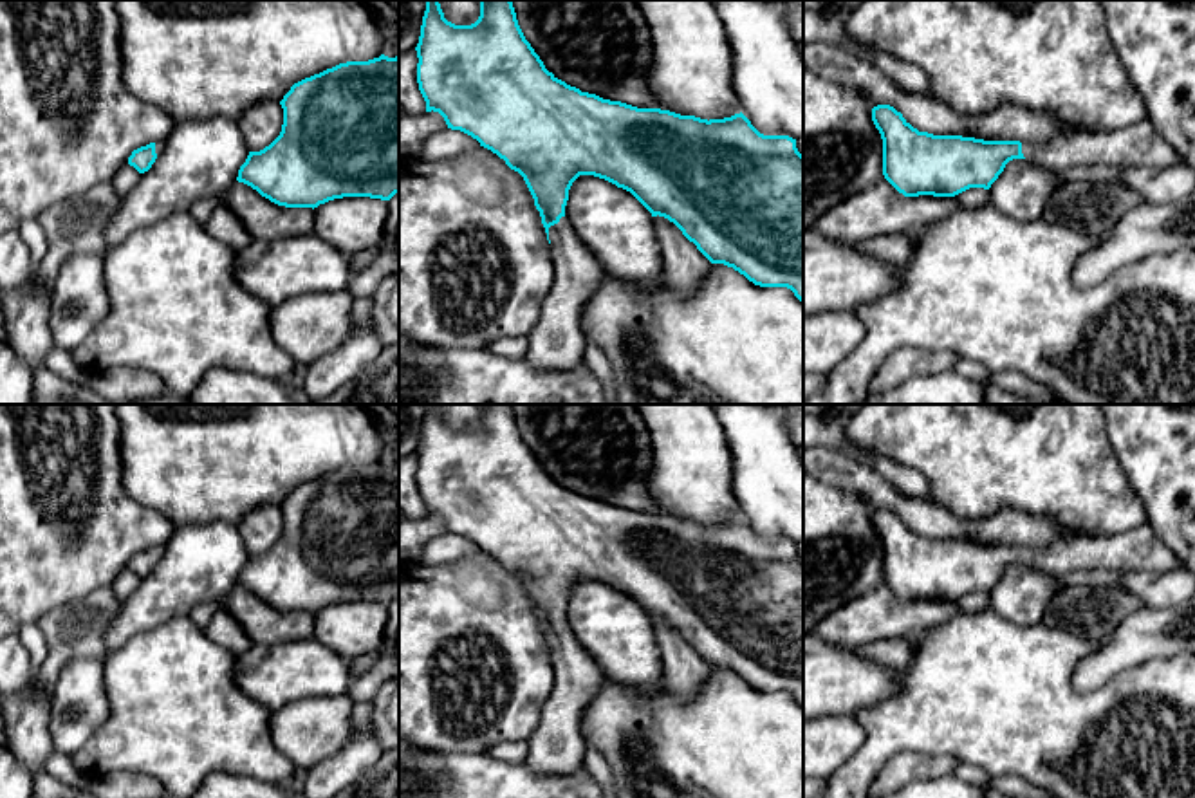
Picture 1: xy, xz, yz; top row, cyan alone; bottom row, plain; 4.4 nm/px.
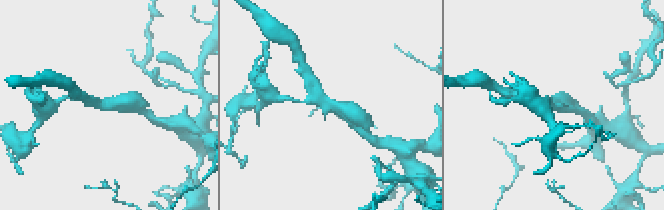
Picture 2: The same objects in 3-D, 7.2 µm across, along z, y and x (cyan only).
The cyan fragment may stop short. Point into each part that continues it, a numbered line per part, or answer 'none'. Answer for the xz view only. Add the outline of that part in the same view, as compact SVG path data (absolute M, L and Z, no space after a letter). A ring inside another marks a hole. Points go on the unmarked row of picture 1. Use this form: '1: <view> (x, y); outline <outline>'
1: xz (556, 746); outline M569 623L549 632L554 686L540 724L529 738L525 762L543 775L563 775L583 766L581 715L601 684L594 659L574 639Z

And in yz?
1: yz (1138, 549); outline M1148 524L1110 536L1070 536L1043 547L1022 547L1022 558L1052 576L1092 569L1168 572L1182 565Z

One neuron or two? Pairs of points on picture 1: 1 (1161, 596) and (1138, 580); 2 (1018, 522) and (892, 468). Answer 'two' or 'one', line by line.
1: one
2: two

